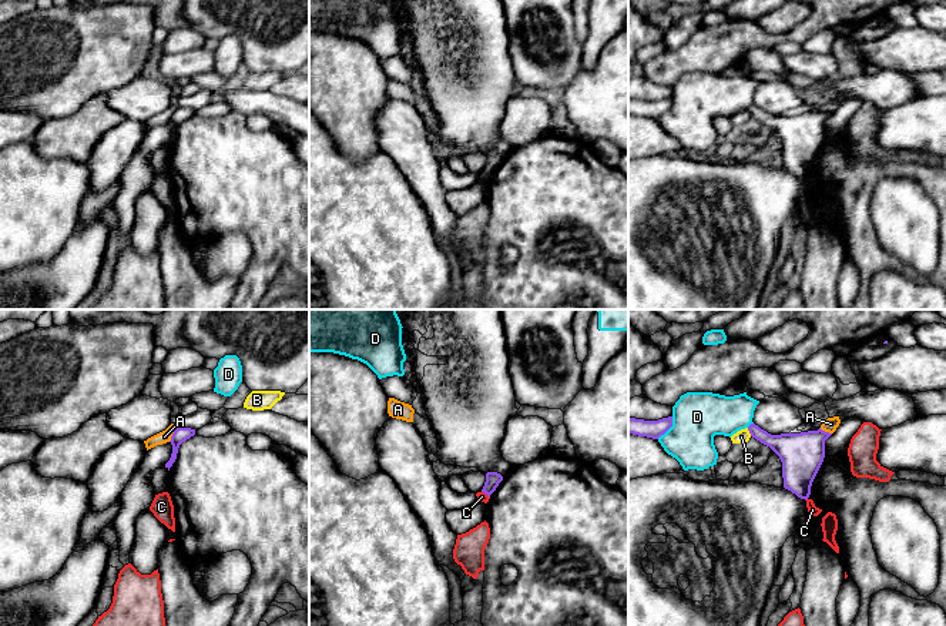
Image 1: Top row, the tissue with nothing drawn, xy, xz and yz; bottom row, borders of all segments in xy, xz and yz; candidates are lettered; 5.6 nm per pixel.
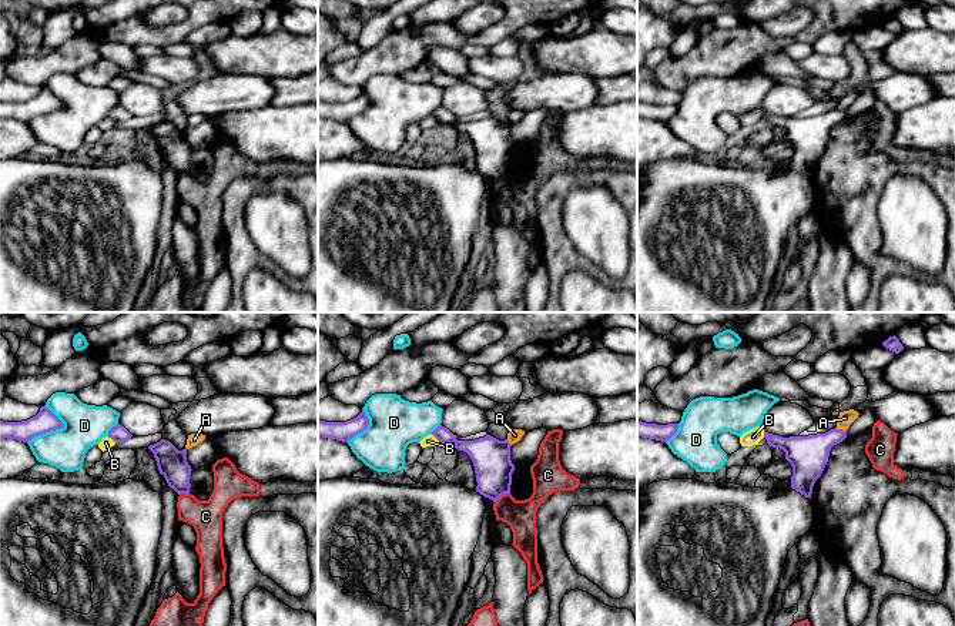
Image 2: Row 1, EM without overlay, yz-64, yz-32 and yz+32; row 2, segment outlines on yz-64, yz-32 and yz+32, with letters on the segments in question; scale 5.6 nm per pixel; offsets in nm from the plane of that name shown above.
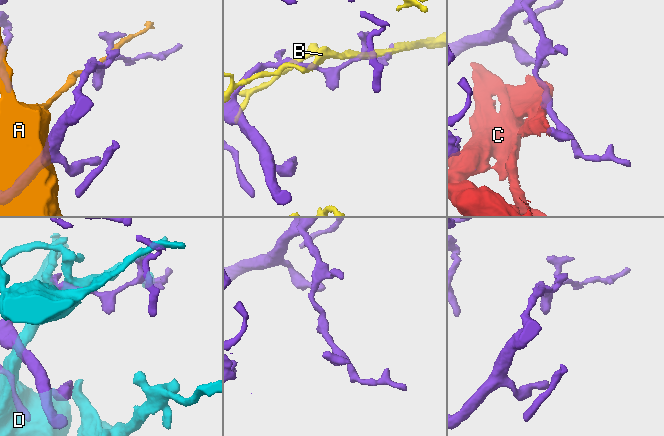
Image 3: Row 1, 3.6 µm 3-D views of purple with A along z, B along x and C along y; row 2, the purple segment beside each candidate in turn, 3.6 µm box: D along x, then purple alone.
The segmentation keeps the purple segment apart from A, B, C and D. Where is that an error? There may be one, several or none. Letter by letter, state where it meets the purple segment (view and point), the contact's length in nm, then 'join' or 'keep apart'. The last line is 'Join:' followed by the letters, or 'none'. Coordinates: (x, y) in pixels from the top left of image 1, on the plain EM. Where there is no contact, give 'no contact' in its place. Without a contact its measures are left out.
A: contact xy (173, 114); length 100 nm; keep apart
B: contact yz (750, 113); length 50 nm; keep apart
C: contact xz (486, 174); length 60 nm; keep apart
D: contact yz (668, 109); length 160 nm; keep apart
Join: none

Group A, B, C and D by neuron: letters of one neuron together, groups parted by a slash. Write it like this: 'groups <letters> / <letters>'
groups A / B / C / D

